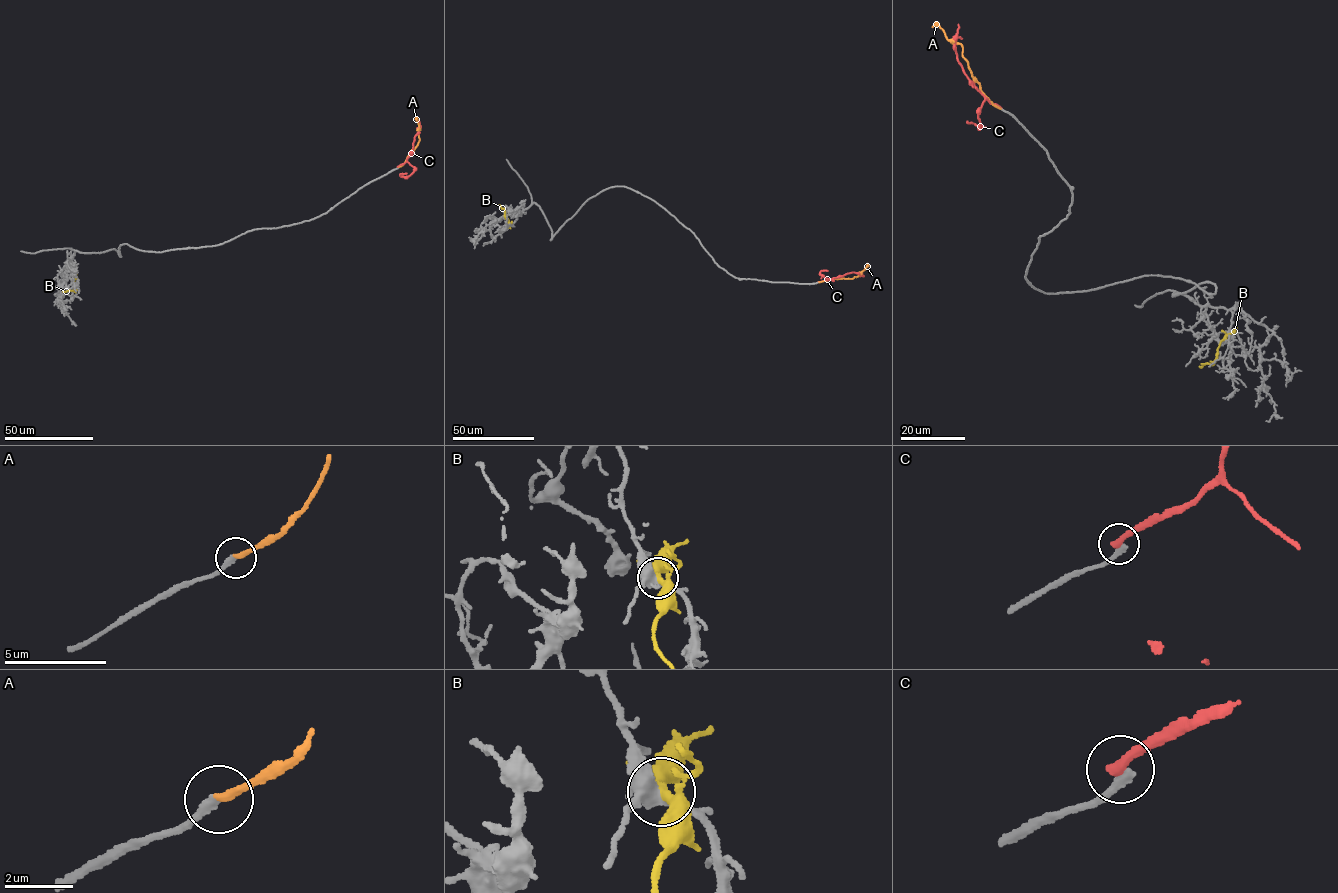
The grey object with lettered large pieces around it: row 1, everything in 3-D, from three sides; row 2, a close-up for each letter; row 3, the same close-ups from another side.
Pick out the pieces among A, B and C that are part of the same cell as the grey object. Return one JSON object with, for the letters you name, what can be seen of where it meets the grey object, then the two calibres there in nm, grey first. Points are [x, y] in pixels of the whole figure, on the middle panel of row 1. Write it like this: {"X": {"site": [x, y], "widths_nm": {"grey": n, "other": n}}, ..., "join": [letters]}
{"A": {"site": [818, 282], "widths_nm": {"grey": 220, "other": 220}}, "join": ["A"]}

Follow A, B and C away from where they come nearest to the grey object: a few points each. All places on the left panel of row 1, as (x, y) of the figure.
A: (398, 167), (419, 141), (416, 120)
B: (74, 276), (75, 292), (63, 292)
C: (398, 167), (406, 161), (411, 152), (419, 120)

